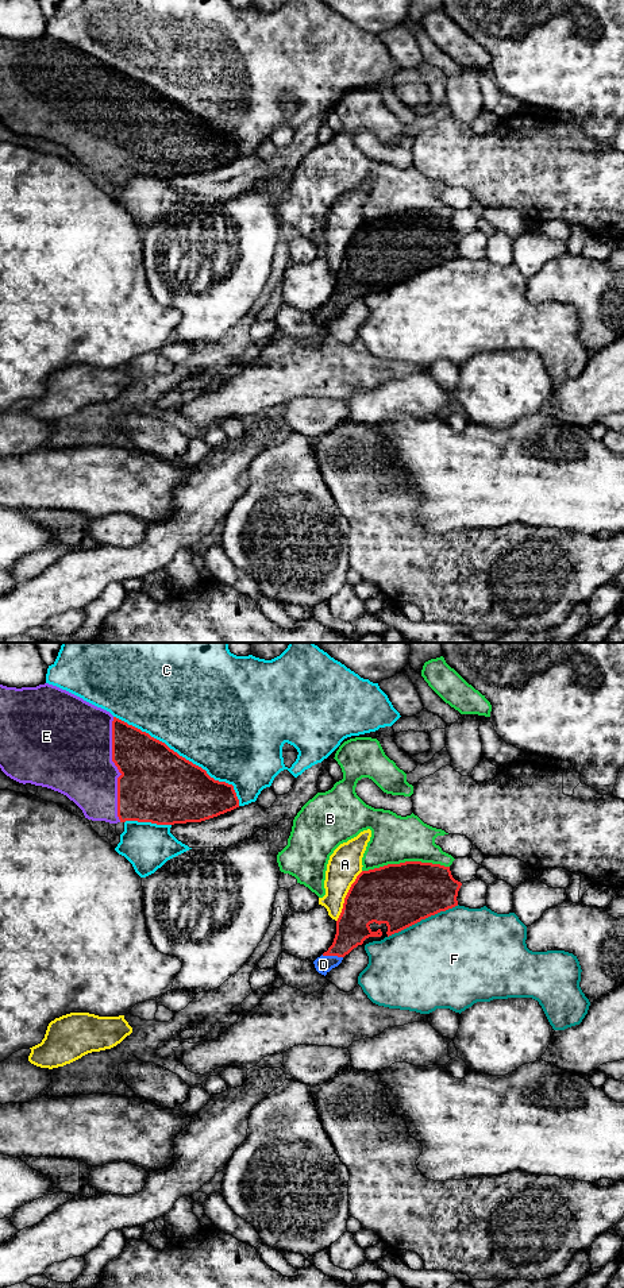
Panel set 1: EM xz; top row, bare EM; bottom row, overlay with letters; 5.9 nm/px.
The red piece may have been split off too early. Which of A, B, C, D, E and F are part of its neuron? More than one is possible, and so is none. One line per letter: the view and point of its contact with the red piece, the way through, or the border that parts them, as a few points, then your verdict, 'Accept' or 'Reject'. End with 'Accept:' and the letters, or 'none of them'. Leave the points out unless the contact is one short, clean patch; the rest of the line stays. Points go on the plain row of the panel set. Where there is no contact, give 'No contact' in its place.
A: Touches red at xz (346, 249). Reject
B: Touches red at xz (405, 213). Reject
C: Touches red at xz (181, 108). Reject
D: Touches red at xz (332, 307). Path across: xz (353, 280), (343, 296), (332, 307), (323, 316). Accept
E: Touches red at xz (118, 120). Accept
F: Touches red at xz (423, 270). Reject
Accept: D, E

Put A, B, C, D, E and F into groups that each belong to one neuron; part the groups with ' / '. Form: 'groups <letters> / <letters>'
groups A / B / C / D E / F

